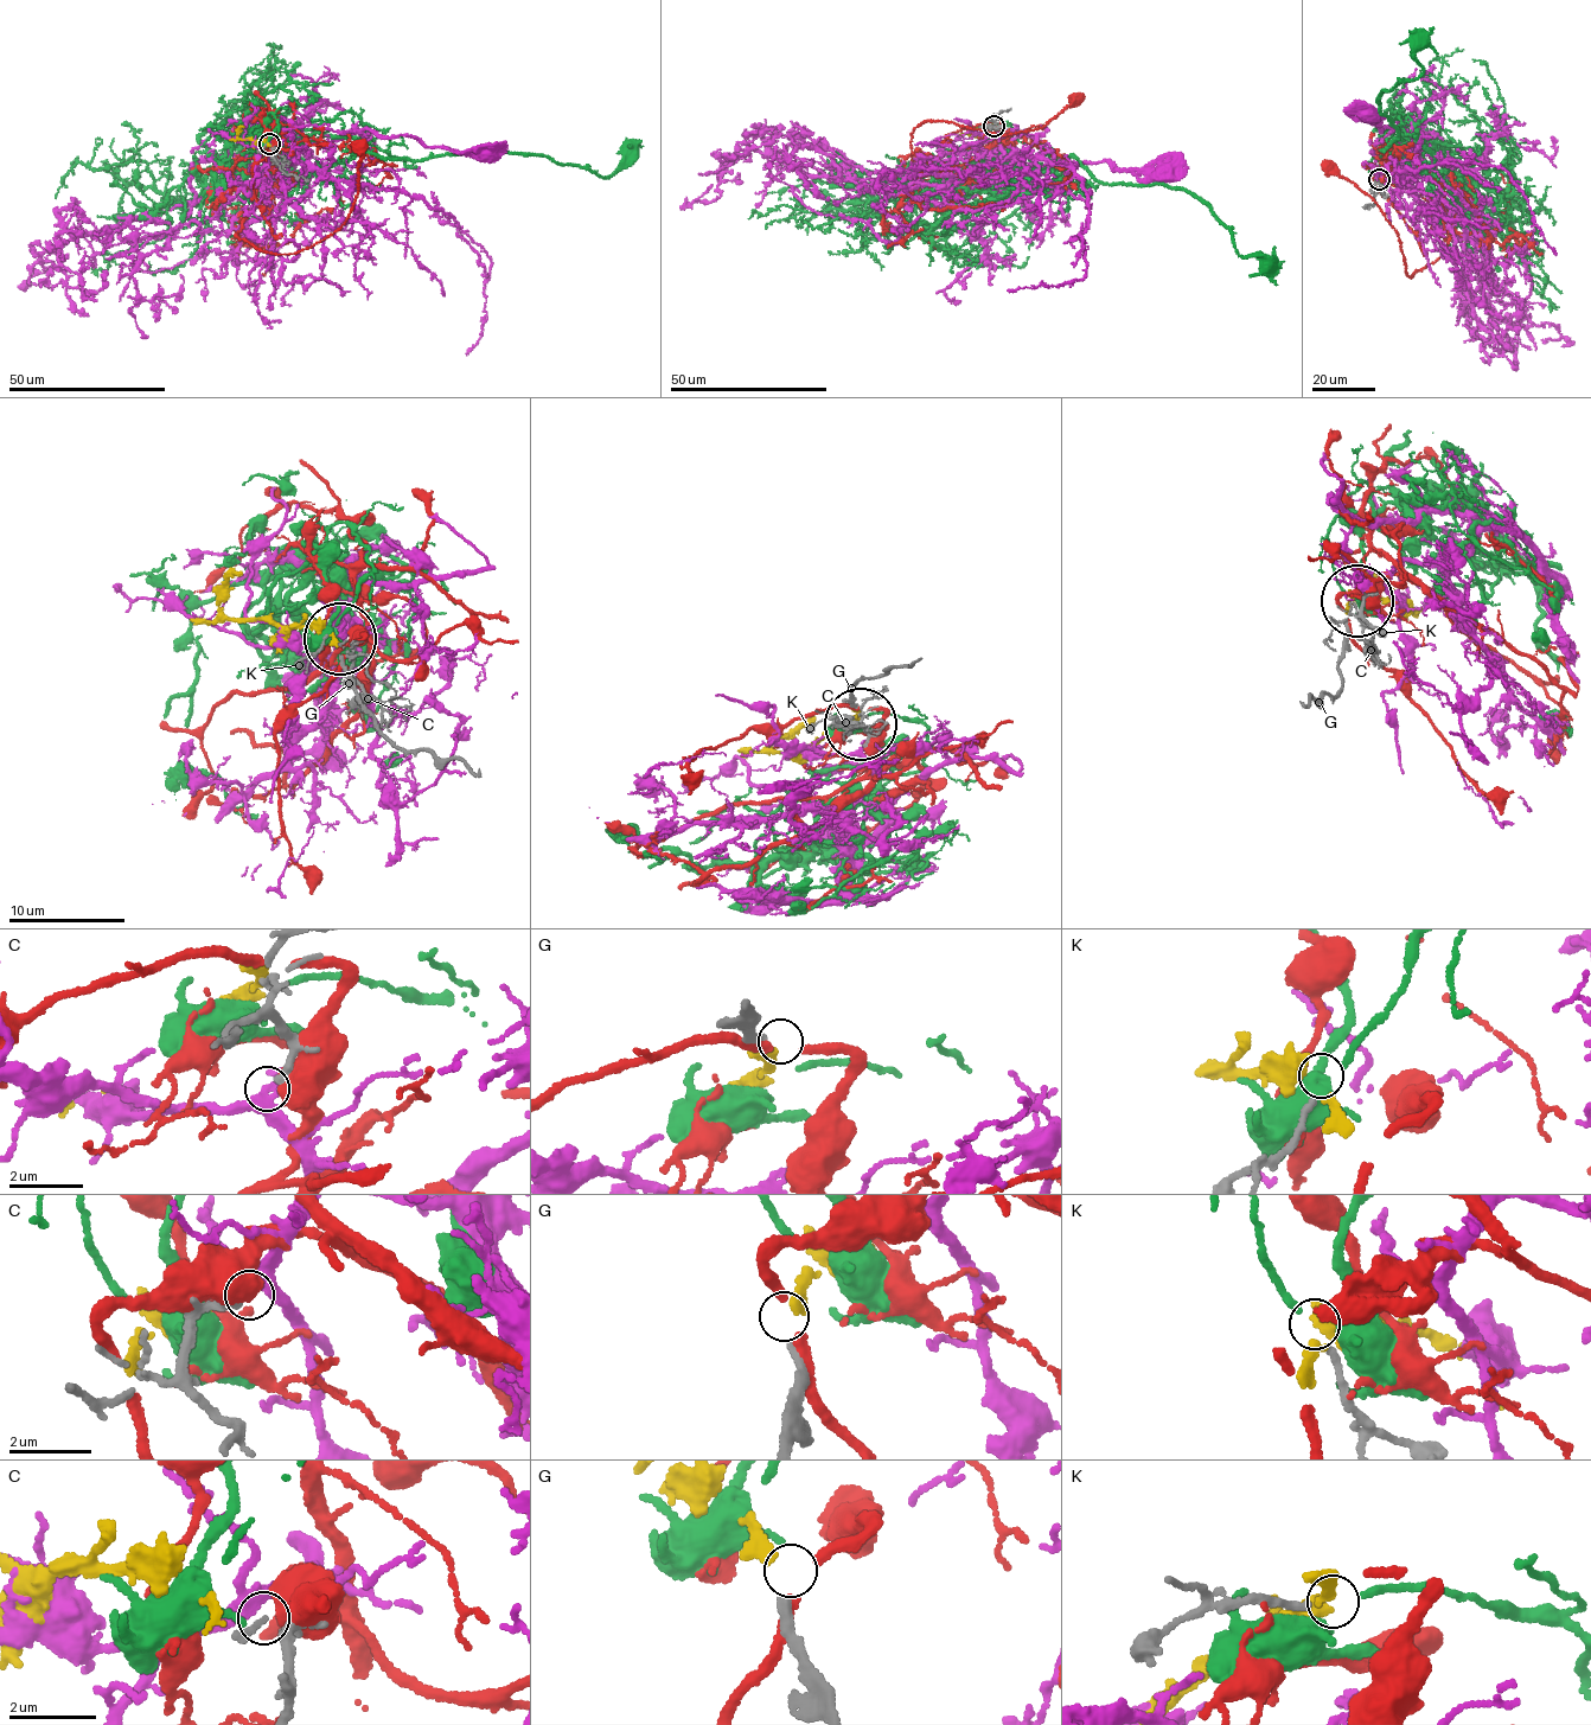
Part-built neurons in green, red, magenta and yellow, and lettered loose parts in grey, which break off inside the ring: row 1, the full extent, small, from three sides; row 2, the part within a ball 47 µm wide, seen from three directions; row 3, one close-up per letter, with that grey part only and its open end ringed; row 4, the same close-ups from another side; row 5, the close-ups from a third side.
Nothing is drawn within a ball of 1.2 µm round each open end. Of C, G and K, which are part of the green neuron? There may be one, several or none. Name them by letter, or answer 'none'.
K

